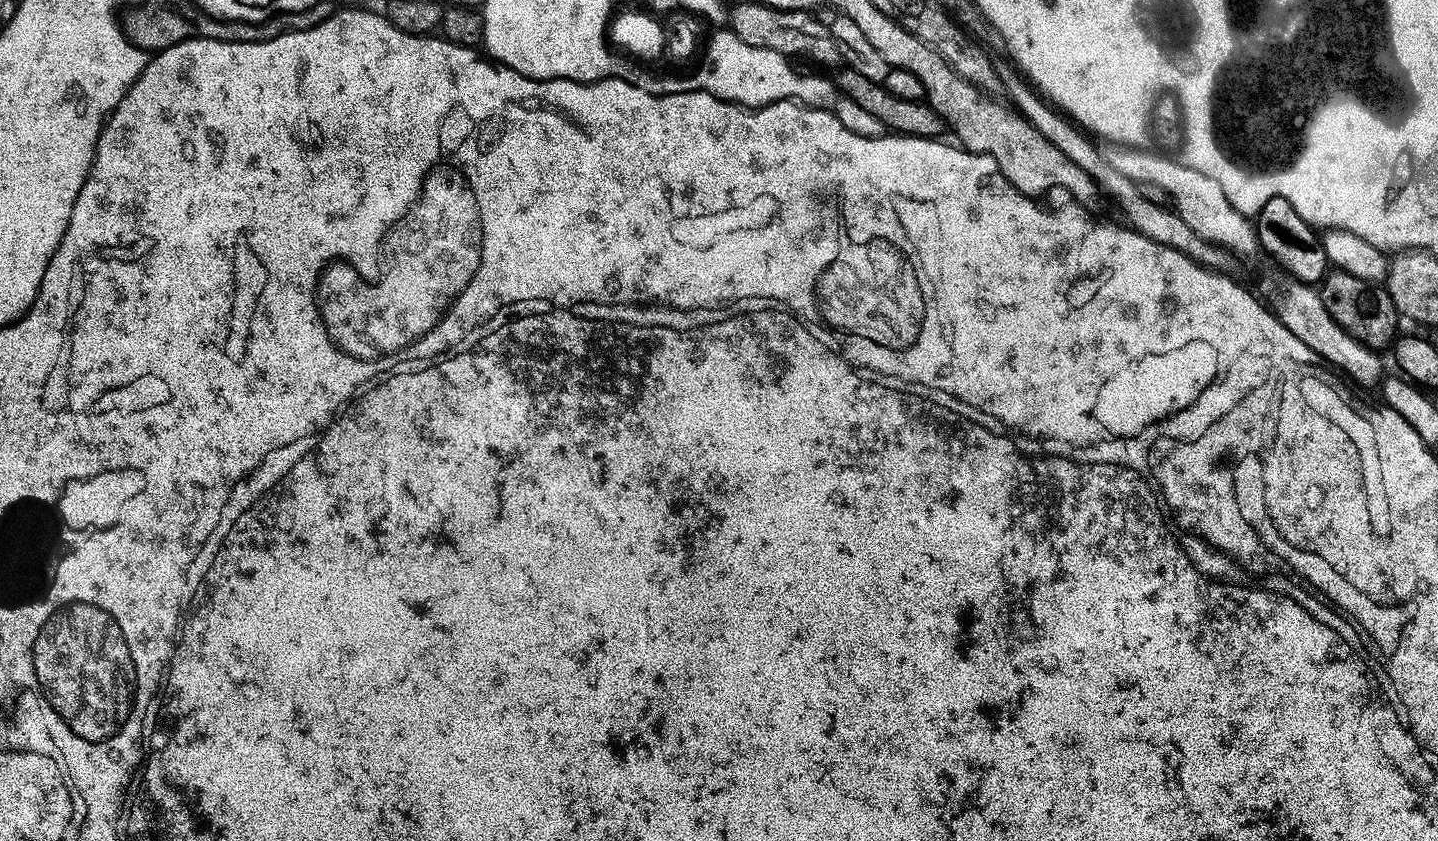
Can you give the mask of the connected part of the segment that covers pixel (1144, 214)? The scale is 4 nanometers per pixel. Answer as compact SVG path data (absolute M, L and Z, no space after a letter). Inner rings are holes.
M1019 75L1017 76L1007 77L1006 80L1006 94L1012 98L1011 103L1015 106L1015 109L1029 123L1034 125L1049 142L1054 146L1058 146L1058 150L1064 156L1068 157L1072 163L1077 164L1082 171L1088 173L1103 191L1105 188L1120 203L1125 218L1129 220L1125 221L1135 231L1142 233L1146 238L1150 238L1162 246L1170 246L1174 250L1186 254L1191 260L1196 260L1206 268L1220 270L1225 267L1223 265L1224 256L1226 257L1225 249L1218 248L1215 244L1208 244L1202 238L1198 238L1198 234L1194 234L1194 230L1190 230L1190 226L1186 226L1186 222L1182 222L1182 218L1171 207L1160 207L1154 202L1150 202L1149 199L1142 198L1136 189L1135 180L1126 178L1126 174L1120 174L1118 170L1114 170L1114 166L1110 166L1105 153L1103 151L1099 152L1091 144L1093 141L1075 123L1061 115L1043 95L1038 94L1035 87L1029 86Z

